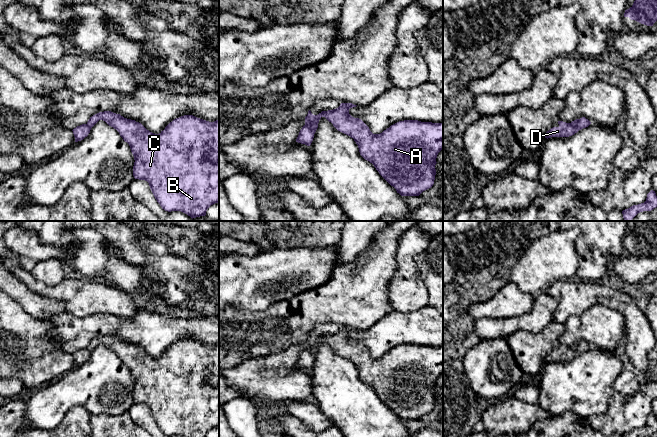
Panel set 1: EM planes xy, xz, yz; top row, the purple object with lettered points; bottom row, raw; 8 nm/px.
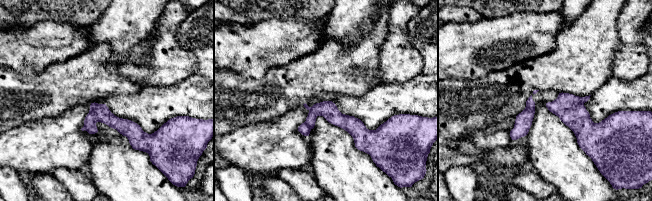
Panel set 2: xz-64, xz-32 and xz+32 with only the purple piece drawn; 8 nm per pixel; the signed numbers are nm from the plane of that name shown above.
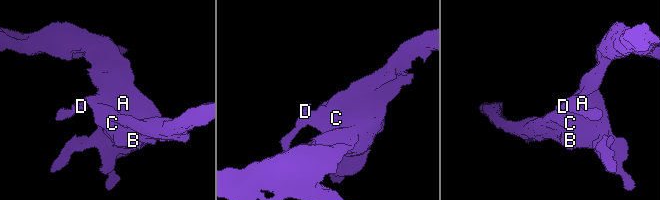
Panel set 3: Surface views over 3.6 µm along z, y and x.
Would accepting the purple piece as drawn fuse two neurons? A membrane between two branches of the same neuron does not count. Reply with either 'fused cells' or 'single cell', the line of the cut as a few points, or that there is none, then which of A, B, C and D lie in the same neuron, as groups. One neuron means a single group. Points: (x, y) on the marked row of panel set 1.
fused cells | xz (317, 115), (311, 126), (314, 132) | A B C / D

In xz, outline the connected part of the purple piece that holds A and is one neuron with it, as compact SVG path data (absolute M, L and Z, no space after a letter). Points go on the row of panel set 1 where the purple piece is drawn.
M341 103L336 109L322 111L312 124L312 130L316 132L319 120L325 117L338 131L354 139L360 155L372 163L401 196L419 196L431 188L436 175L436 158L443 149L443 123L404 120L391 125L380 134L373 134L361 119L349 114L349 109L356 106L352 103Z

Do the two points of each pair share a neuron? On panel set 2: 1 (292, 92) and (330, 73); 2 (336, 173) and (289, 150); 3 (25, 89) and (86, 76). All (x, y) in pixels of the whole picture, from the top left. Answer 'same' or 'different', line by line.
1: same
2: different
3: same

